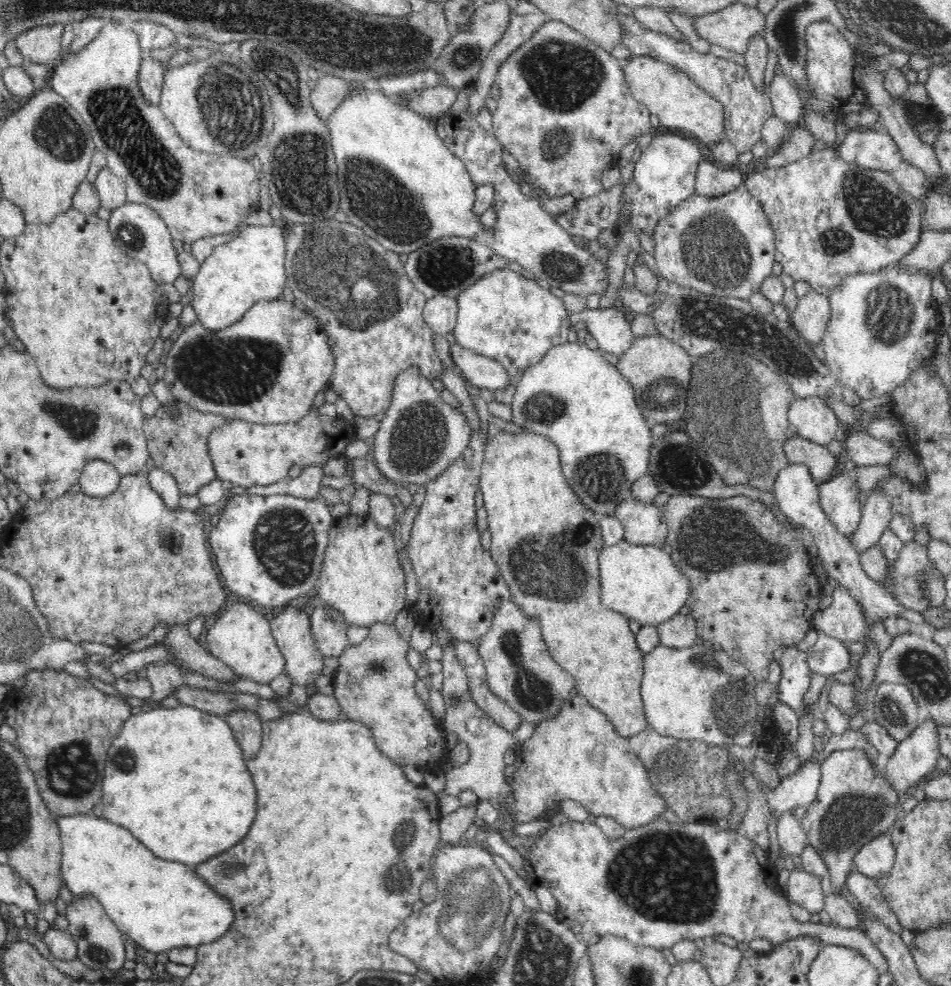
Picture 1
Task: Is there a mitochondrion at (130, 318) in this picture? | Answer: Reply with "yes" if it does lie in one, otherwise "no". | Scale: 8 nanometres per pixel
no

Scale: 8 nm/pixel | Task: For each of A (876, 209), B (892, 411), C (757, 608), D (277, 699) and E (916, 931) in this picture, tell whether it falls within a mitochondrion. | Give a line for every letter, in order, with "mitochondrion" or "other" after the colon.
A: mitochondrion
B: other
C: other
D: other
E: other

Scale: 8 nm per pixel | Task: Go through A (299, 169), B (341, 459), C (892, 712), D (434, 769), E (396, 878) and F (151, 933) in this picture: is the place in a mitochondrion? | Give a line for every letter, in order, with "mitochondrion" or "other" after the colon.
A: mitochondrion
B: other
C: mitochondrion
D: other
E: mitochondrion
F: other

